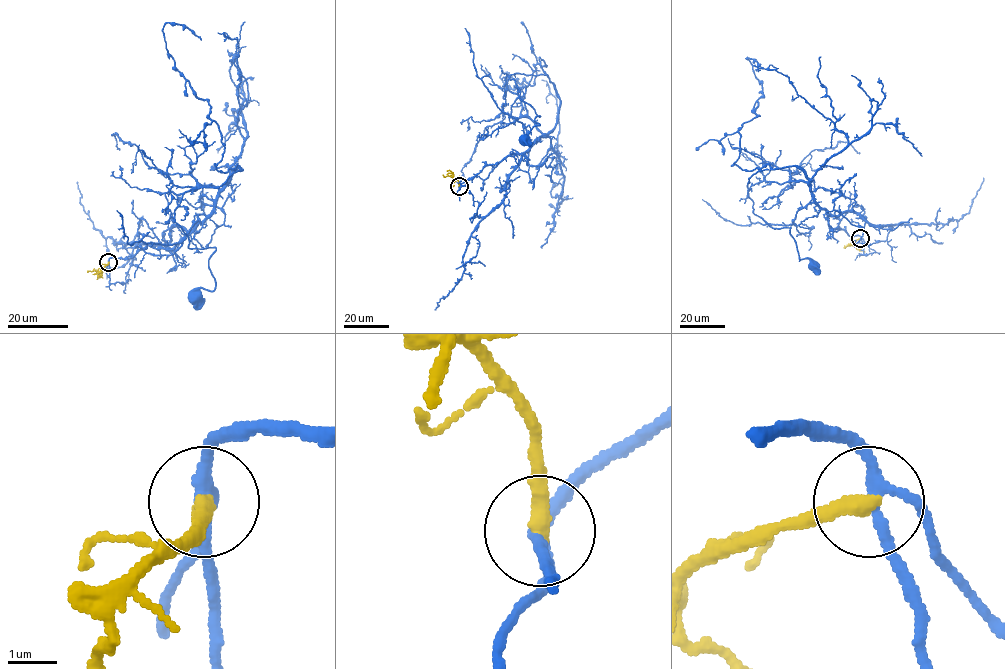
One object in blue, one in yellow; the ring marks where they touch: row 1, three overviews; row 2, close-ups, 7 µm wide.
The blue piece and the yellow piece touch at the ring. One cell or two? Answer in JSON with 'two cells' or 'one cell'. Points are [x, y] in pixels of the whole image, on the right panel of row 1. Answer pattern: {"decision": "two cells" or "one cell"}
{"decision": "two cells"}

